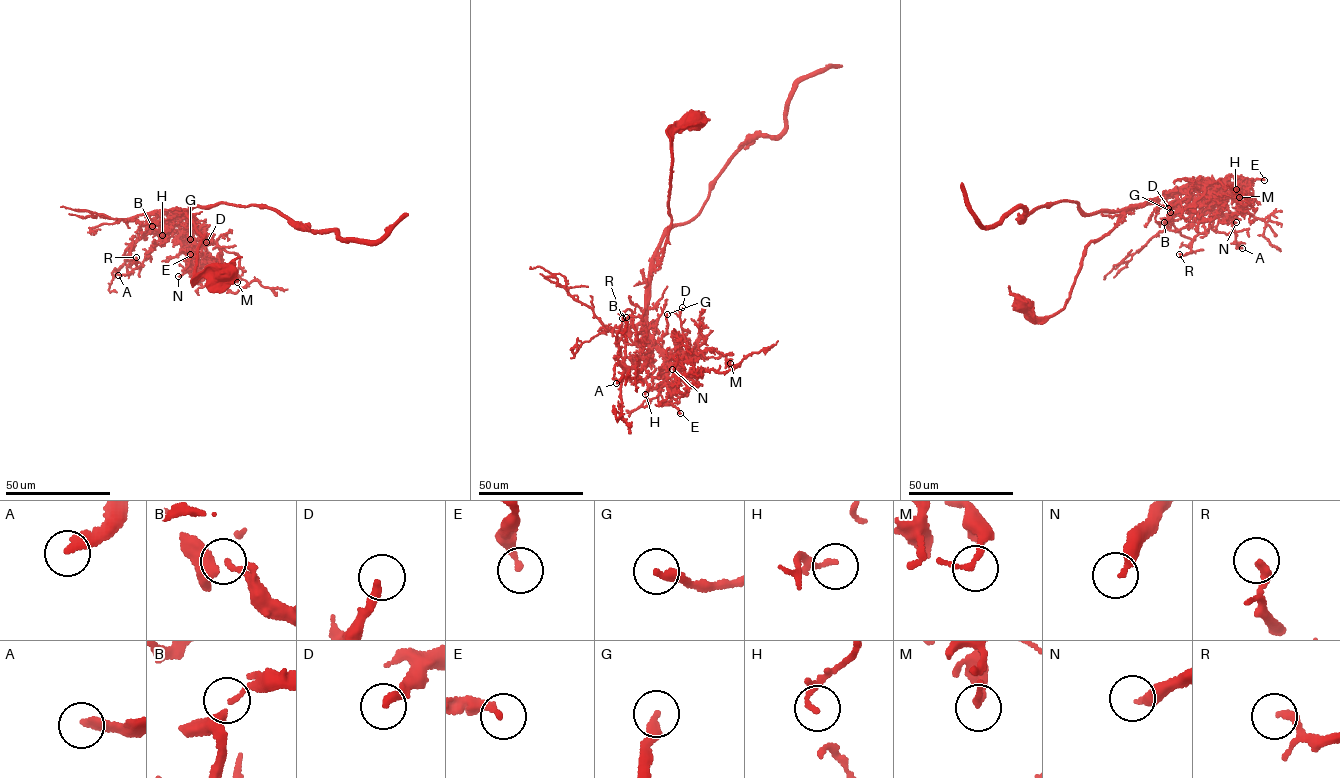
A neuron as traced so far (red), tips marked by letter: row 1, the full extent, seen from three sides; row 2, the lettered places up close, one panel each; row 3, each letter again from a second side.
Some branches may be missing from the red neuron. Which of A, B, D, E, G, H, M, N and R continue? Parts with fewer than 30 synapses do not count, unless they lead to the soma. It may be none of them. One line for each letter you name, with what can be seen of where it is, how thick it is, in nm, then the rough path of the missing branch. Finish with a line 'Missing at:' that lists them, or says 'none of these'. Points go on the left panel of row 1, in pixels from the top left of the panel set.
G: Place: (190, 239). Thickness 240 nm
Missing at: G

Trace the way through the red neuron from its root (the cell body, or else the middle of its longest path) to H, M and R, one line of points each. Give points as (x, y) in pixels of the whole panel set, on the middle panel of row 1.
H: (695, 118), (673, 134), (670, 228), (651, 273), (644, 317), (668, 371), (646, 378), (645, 394)
M: (695, 118), (673, 134), (670, 228), (650, 274), (644, 320), (652, 338), (671, 357), (722, 354), (730, 363)
R: (695, 118), (673, 134), (670, 228), (644, 322), (648, 355), (624, 368), (622, 318)

